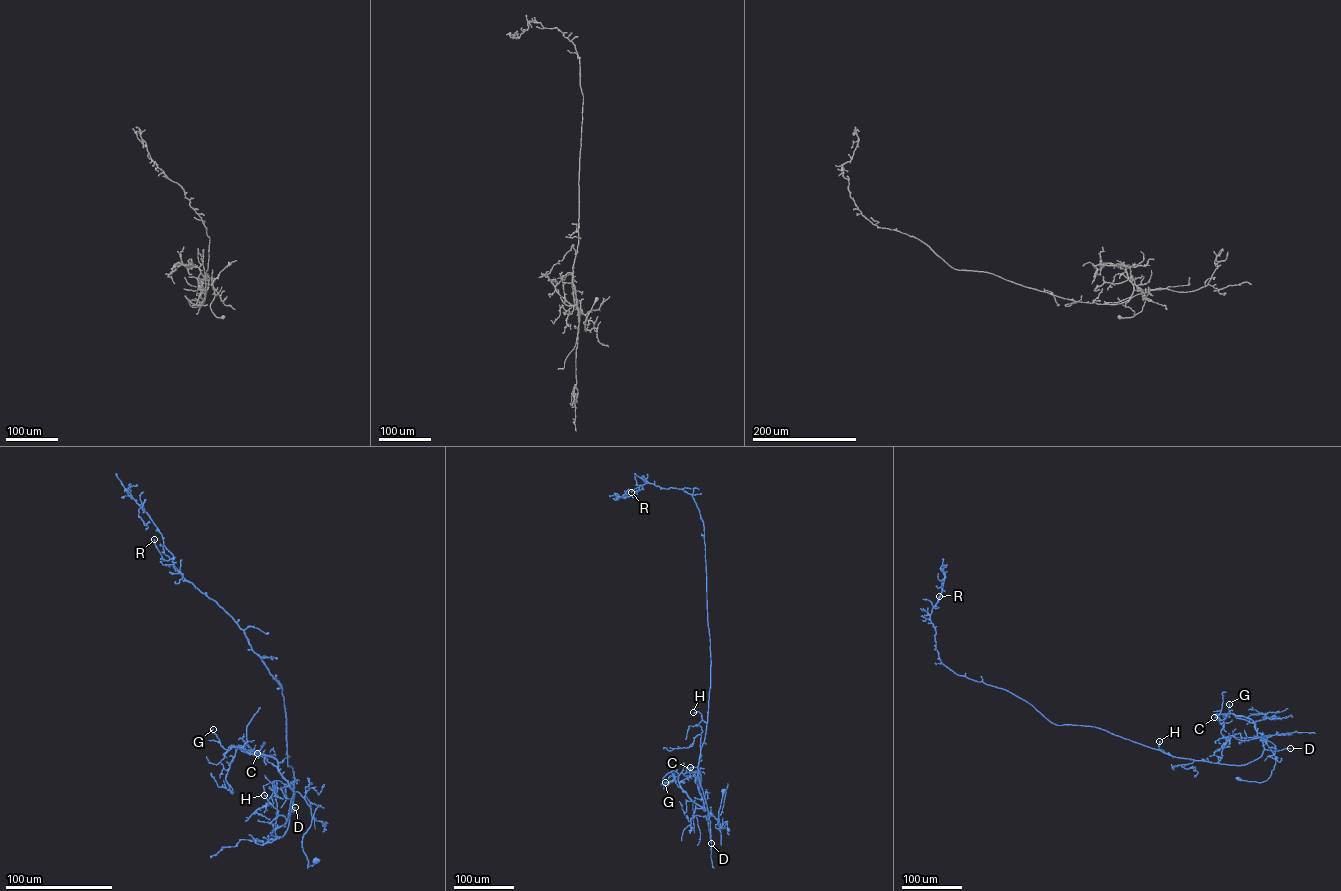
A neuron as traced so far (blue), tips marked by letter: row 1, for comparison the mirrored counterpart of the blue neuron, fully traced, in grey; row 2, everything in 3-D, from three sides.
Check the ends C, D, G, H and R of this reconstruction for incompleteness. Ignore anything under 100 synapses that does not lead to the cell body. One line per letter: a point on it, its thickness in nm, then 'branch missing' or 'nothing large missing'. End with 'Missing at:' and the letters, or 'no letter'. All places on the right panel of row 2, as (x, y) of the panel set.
C: place (1214, 717); calibre 180 nm; nothing large missing
D: place (1290, 748); calibre 240 nm; branch missing
G: place (1229, 704); calibre 200 nm; nothing large missing
H: place (1159, 741); calibre 550 nm; nothing large missing
R: place (939, 596); calibre 380 nm; nothing large missing
Missing at: D

